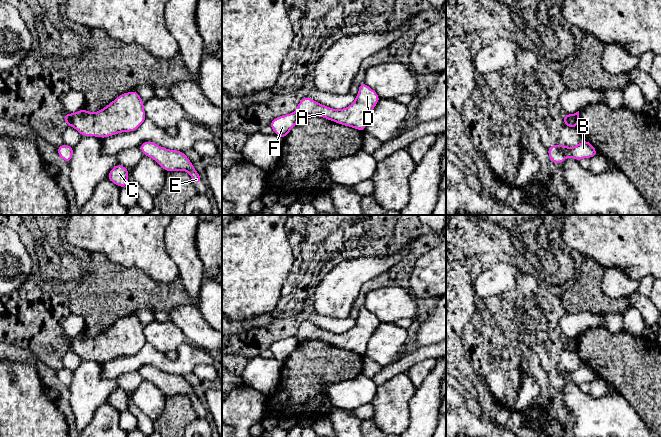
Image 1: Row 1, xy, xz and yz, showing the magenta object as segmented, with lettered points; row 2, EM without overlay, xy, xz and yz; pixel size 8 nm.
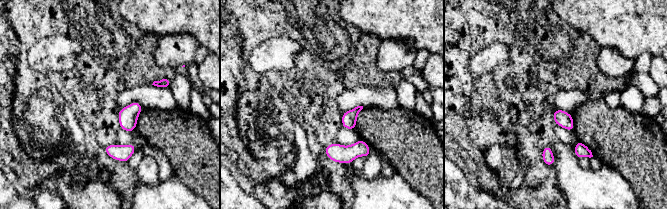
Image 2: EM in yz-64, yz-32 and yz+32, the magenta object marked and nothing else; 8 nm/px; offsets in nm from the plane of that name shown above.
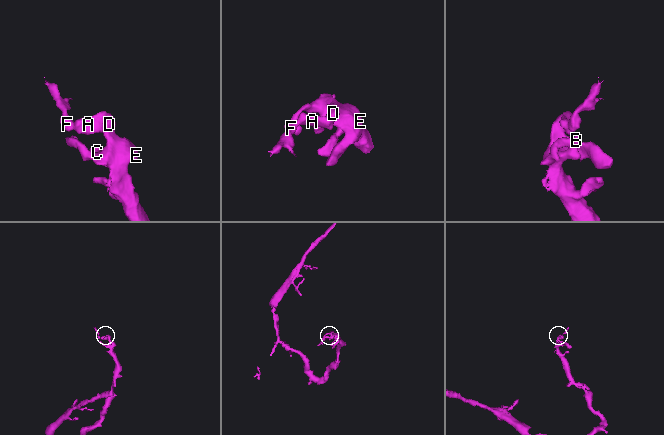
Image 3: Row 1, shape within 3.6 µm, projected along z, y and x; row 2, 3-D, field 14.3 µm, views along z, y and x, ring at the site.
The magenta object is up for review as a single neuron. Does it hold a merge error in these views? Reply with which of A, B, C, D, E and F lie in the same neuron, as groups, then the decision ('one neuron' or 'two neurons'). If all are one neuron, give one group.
A B C D E / F | two neurons

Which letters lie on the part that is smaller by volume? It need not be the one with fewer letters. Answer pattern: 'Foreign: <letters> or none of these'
Foreign: F

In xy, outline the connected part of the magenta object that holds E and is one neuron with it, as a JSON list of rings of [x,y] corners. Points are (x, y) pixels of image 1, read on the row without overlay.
[[[152,365],[141,367],[139,372],[145,380],[154,383],[166,396],[187,395],[193,407],[203,406],[184,376],[163,372]]]

